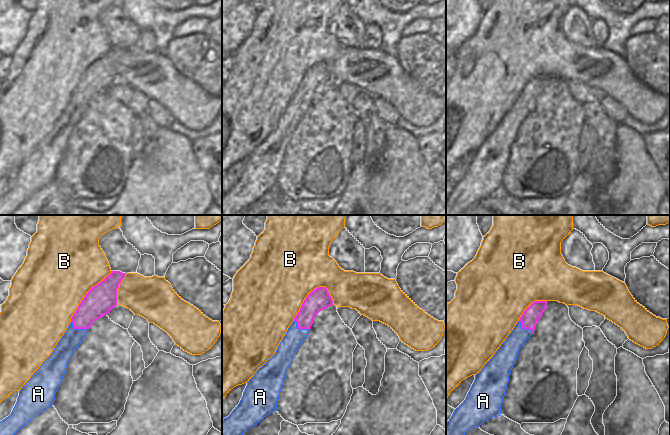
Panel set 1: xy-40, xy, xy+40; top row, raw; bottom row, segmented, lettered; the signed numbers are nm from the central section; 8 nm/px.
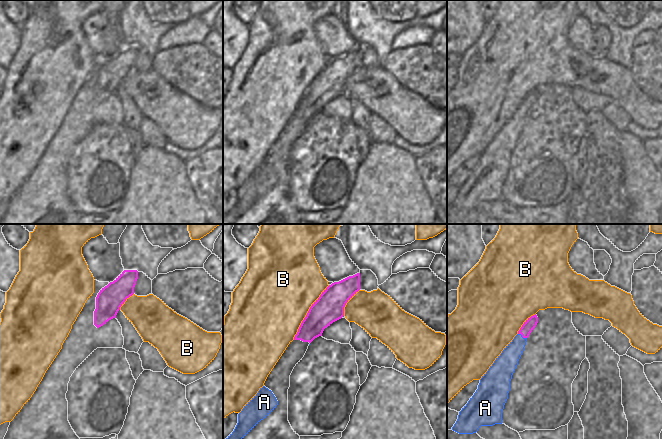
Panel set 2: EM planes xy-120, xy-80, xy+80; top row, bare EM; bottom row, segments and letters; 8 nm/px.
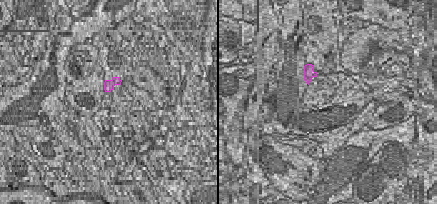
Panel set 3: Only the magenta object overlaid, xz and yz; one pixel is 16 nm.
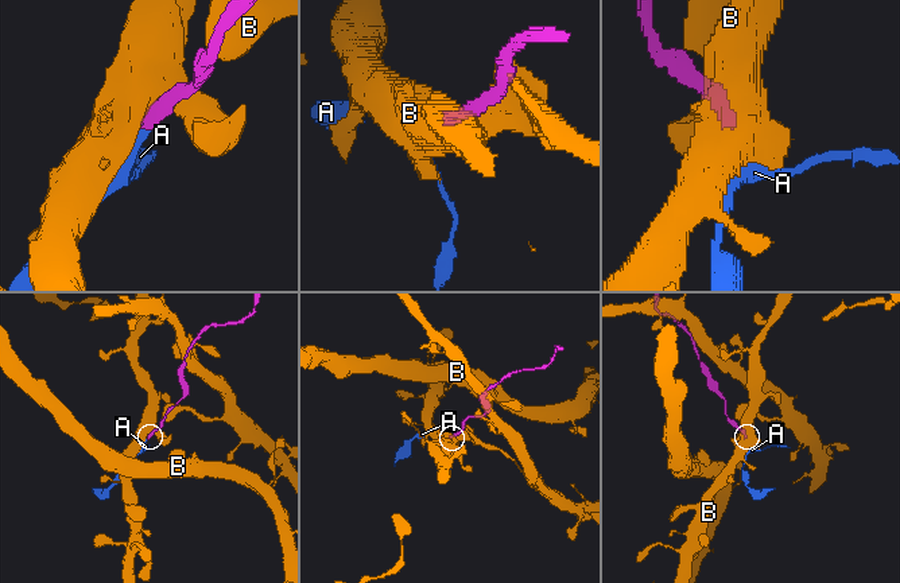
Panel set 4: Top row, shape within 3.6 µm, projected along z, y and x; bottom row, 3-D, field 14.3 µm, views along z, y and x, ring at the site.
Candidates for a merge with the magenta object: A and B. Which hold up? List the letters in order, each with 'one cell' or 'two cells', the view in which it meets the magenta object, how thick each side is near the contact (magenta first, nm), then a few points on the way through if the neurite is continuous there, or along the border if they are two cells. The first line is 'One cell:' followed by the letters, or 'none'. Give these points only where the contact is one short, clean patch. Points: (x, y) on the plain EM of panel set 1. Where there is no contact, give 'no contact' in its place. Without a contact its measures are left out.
One cell: A
A: one cell; contact in xy-40; calibres 220 and 160 nm; way xy-40 (95, 80), (86, 89), (77, 104), (72, 114)
B: two cells; contact in xy; calibres 180 and 480 nm

